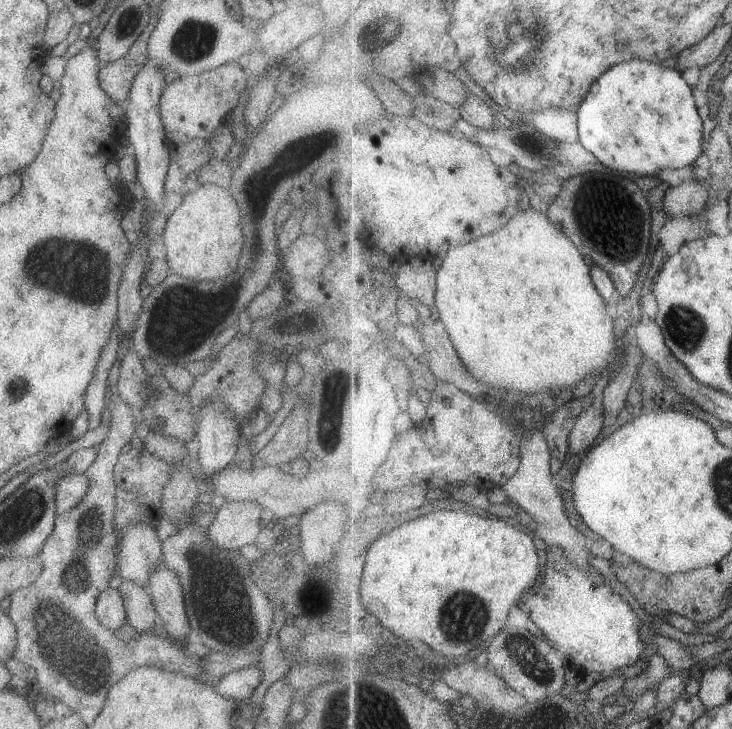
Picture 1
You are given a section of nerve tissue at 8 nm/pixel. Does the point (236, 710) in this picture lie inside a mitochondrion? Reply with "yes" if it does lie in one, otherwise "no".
no

